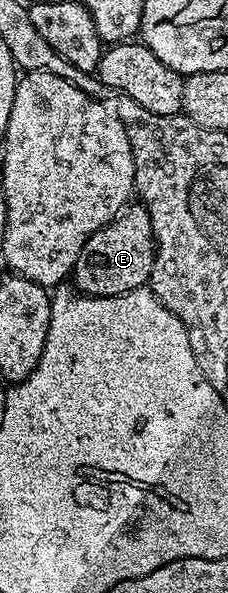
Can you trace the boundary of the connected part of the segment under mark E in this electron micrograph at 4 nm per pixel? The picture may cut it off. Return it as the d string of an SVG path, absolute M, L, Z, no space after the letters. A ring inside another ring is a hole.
M130 203L113 221L82 244L78 261L74 264L72 285L79 294L87 297L118 297L143 288L152 275L153 262L152 219L141 203Z

